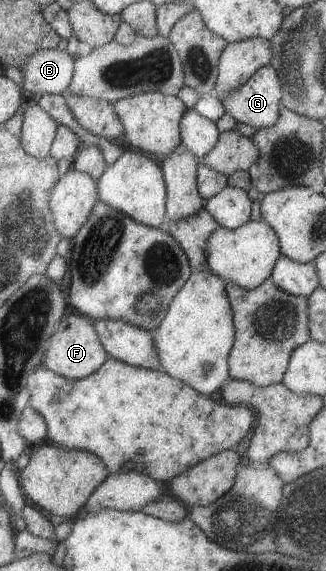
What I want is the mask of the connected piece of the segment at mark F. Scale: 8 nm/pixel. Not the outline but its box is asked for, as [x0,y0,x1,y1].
[41,309,108,380]

